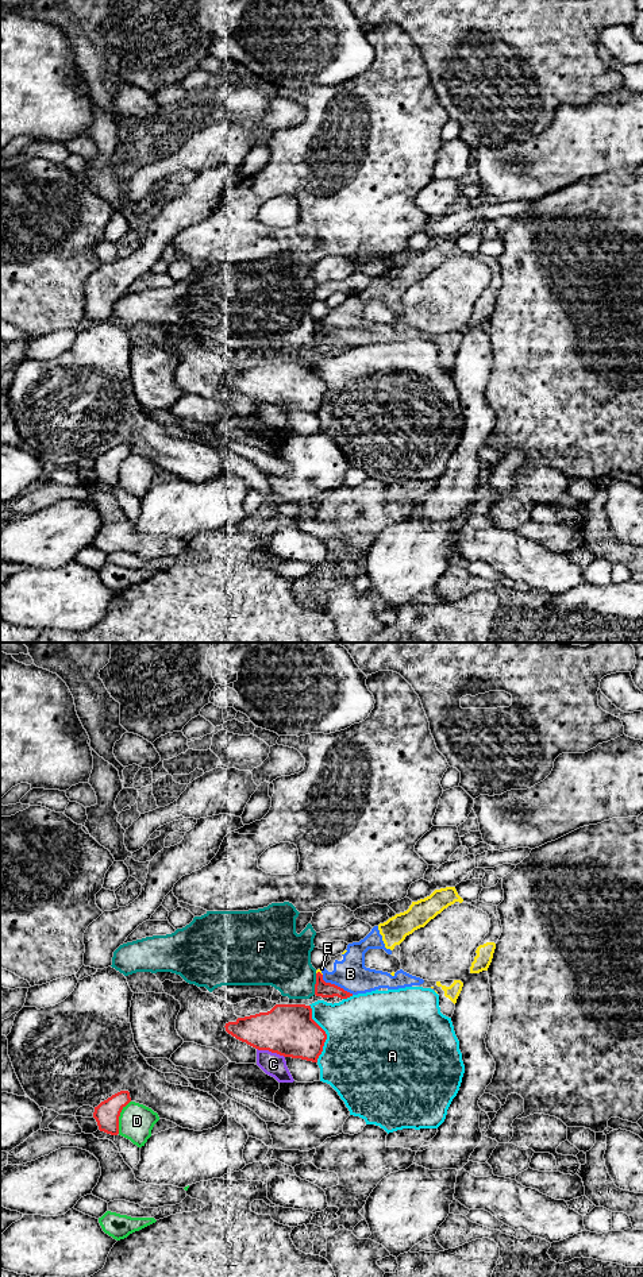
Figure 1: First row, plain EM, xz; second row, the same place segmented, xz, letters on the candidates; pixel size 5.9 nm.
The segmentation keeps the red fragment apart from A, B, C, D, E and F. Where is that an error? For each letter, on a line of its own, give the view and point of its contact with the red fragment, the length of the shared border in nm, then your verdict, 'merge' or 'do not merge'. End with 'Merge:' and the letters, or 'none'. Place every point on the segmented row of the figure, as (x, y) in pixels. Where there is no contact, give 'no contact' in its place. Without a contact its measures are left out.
A: contact xz (324, 1033); length 340 nm; do not merge
B: contact xz (337, 986); length 220 nm; do not merge
C: contact xz (270, 1050); length 180 nm; do not merge
D: contact xz (119, 1115); length 220 nm; do not merge
E: contact xz (319, 972); length 40 nm; do not merge
F: contact xz (315, 984); length 130 nm; do not merge
Merge: none

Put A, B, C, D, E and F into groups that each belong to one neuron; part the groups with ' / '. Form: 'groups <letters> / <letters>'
groups A / B E / C / D / F

